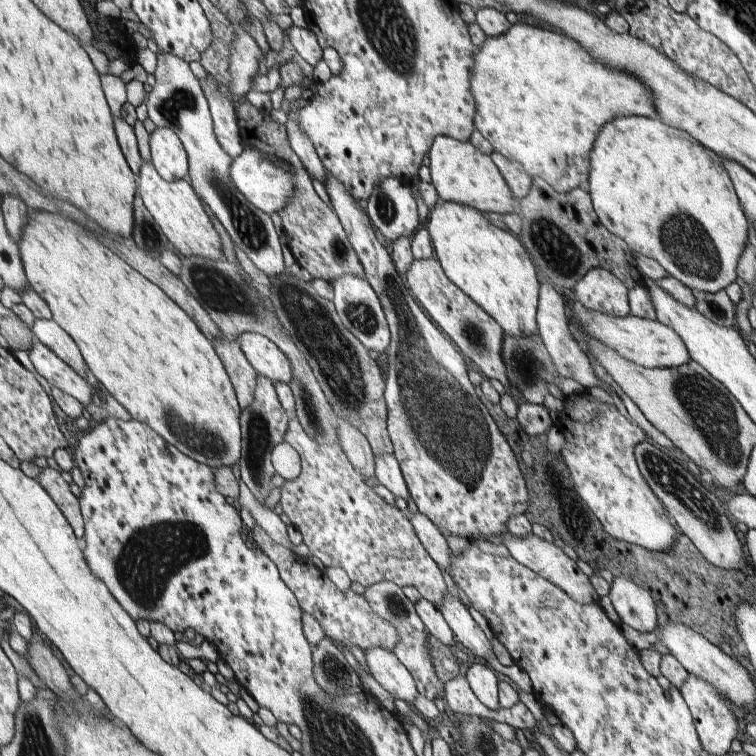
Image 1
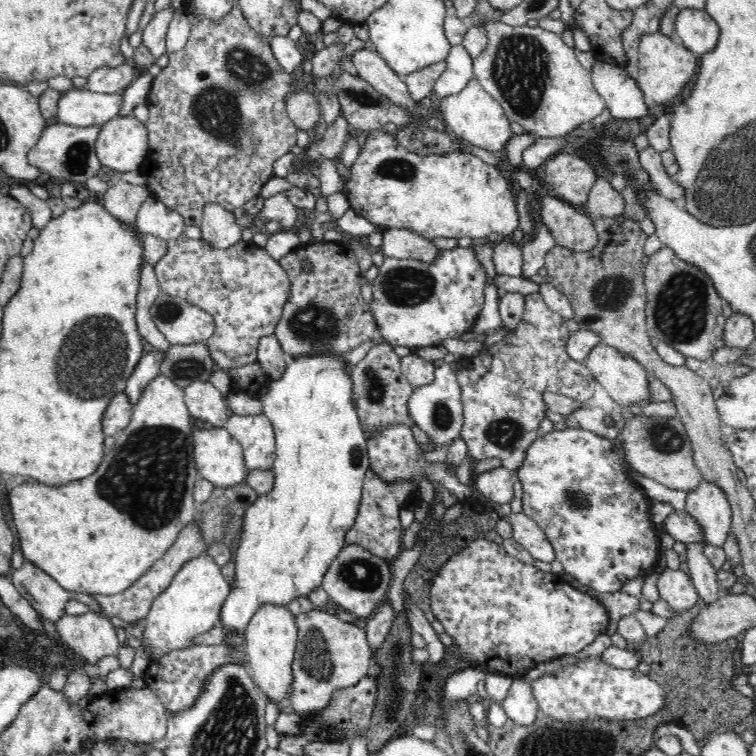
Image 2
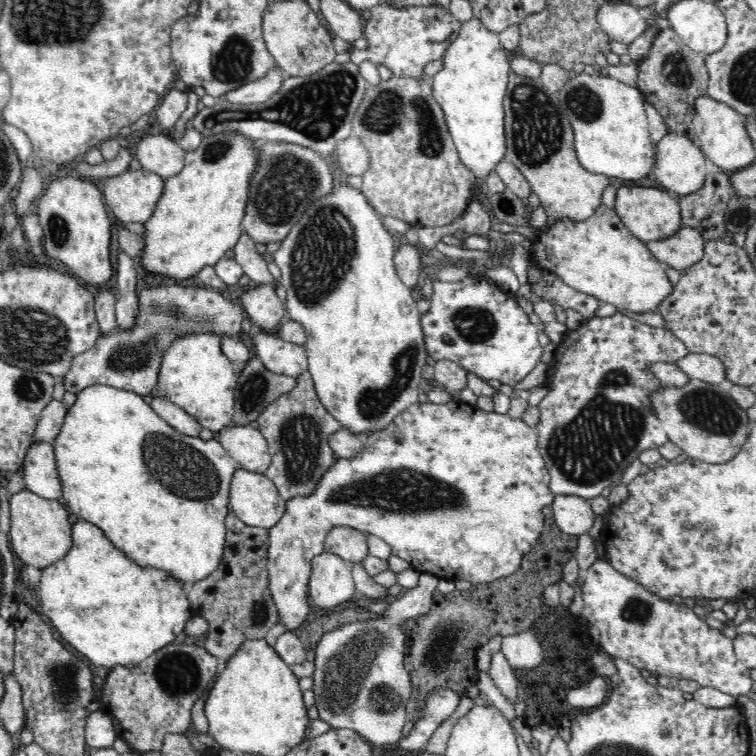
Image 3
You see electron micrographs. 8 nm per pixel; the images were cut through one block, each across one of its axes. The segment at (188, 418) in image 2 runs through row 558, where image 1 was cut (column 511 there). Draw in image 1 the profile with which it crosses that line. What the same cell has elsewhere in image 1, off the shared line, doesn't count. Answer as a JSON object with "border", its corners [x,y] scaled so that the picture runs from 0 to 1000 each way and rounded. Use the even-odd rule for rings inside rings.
{"border":[[[681,32],[677,33],[669,44],[657,49],[644,49],[642,57],[632,62],[628,77],[628,97],[624,97],[623,103],[623,123],[628,126],[630,140],[632,149],[628,153],[628,169],[635,173],[640,183],[651,190],[652,198],[685,214],[692,220],[704,235],[718,235],[724,242],[729,243],[741,255],[750,255],[751,253],[774,247],[780,238],[782,225],[782,198],[787,196],[788,181],[798,171],[799,165],[810,161],[817,155],[868,155],[872,151],[868,146],[866,127],[857,112],[848,107],[844,102],[824,93],[815,93],[808,87],[800,86],[790,77],[786,77],[778,66],[775,66],[762,52],[754,50],[746,44],[730,42],[712,34],[702,34],[701,32]]]}

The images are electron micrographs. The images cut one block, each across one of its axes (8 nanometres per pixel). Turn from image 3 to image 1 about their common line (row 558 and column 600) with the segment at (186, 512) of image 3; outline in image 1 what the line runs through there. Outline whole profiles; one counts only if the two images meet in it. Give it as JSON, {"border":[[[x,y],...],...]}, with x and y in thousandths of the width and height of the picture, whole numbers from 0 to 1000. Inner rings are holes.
{"border":[[[837,153],[817,155],[799,165],[792,175],[792,180],[788,181],[787,196],[782,198],[780,210],[780,238],[774,247],[780,253],[782,266],[786,269],[794,294],[811,311],[825,316],[825,320],[831,321],[831,325],[835,325],[837,332],[869,344],[885,360],[886,365],[896,368],[915,385],[921,382],[935,388],[948,388],[974,370],[976,345],[988,324],[991,294],[972,253],[968,237],[956,218],[954,206],[950,206],[943,198],[931,193],[930,189],[915,183],[915,179],[910,177],[909,173],[884,167],[873,156]]]}

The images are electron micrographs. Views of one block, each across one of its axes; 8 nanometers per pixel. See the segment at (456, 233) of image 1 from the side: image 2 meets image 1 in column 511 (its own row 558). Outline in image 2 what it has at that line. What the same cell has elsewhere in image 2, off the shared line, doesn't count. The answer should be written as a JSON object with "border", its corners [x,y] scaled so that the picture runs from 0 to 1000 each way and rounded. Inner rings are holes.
{"border":[[[446,470],[380,472],[370,500],[358,503],[347,526],[348,546],[364,571],[364,607],[361,608],[361,644],[320,677],[317,714],[310,733],[310,765],[303,784],[290,807],[288,825],[300,835],[294,856],[315,857],[323,853],[325,829],[347,799],[376,802],[389,791],[409,787],[423,776],[437,745],[458,724],[456,704],[467,694],[472,669],[480,651],[480,632],[488,614],[485,581],[468,533],[466,533],[462,487]]]}

